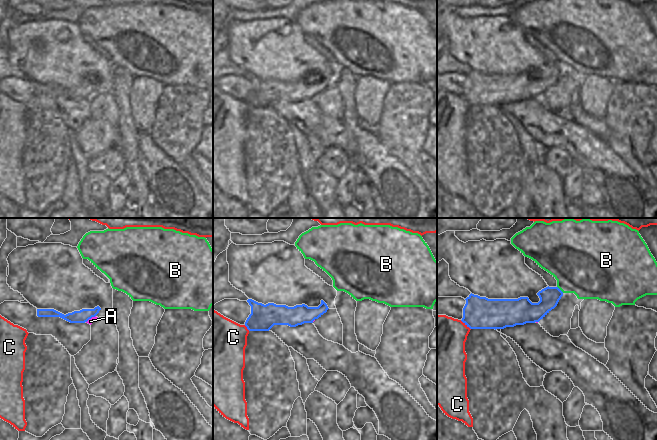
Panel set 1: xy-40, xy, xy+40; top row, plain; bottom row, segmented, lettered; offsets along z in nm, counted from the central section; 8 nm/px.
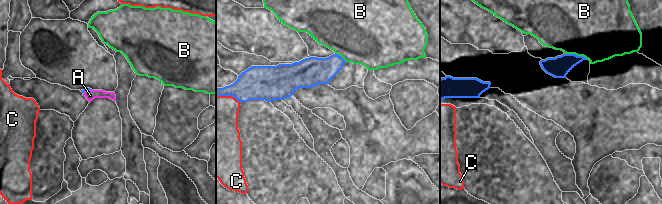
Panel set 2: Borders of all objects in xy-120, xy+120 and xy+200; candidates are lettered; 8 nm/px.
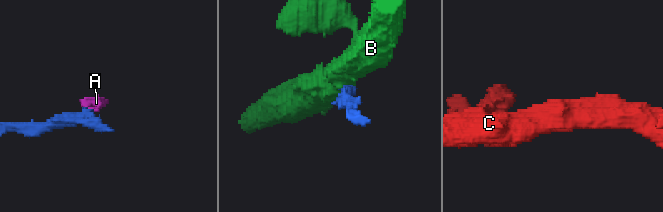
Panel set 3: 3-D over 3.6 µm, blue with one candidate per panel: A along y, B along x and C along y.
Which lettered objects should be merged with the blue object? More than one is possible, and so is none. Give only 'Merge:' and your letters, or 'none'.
Merge: none

